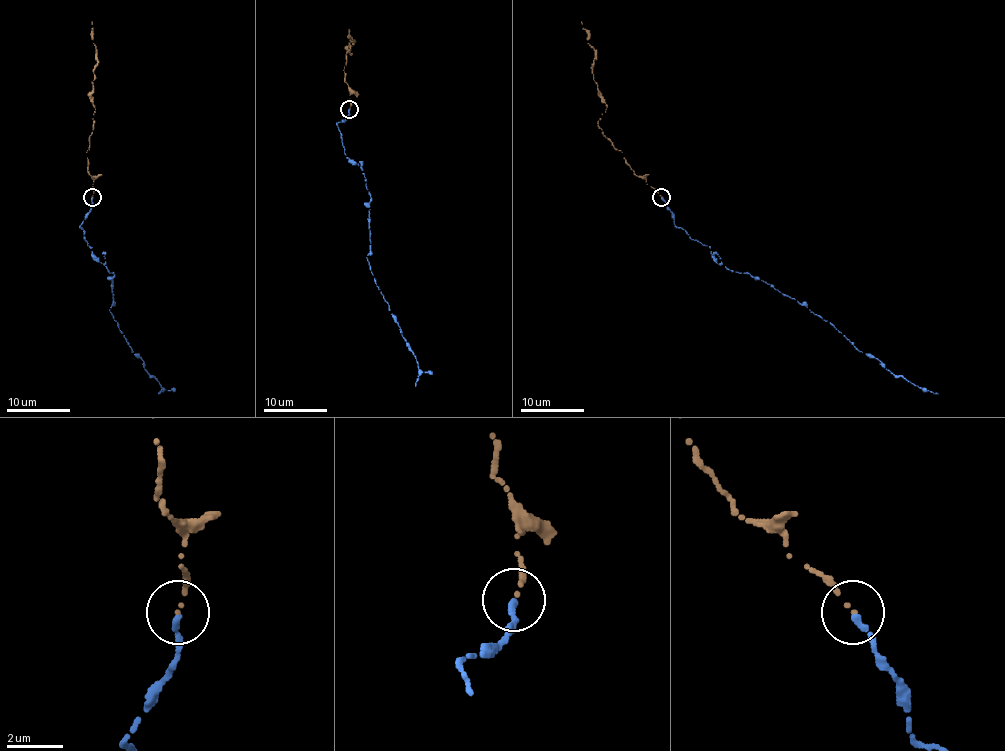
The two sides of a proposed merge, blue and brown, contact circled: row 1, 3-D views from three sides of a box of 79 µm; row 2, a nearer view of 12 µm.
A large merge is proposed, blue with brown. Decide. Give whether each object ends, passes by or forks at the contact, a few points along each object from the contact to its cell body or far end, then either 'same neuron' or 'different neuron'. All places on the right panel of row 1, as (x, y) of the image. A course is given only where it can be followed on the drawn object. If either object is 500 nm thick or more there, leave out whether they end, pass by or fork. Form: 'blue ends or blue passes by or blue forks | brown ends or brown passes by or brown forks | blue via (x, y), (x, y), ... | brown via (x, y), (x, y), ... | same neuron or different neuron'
blue ends | brown ends | blue via (662, 198), (674, 225), (710, 246), (714, 262), (750, 273), (804, 304), (886, 369), (938, 393) | brown via (662, 196), (634, 174), (598, 124), (607, 105), (593, 78), (594, 49), (582, 22) | same neuron

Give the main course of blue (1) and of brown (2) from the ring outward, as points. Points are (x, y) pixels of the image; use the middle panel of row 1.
1: (348, 110), (337, 122), (347, 158), (363, 170), (371, 198), (371, 252), (366, 258), (417, 361), (416, 386)
2: (348, 110), (350, 92), (344, 70), (350, 46), (352, 55), (348, 42), (355, 42), (348, 30)

